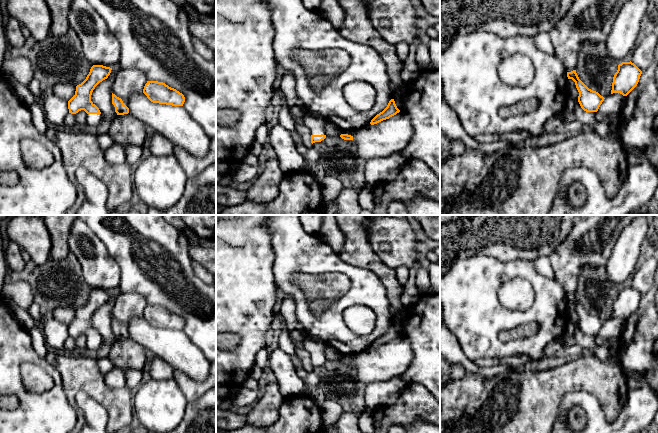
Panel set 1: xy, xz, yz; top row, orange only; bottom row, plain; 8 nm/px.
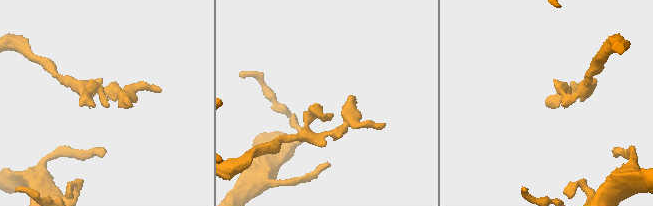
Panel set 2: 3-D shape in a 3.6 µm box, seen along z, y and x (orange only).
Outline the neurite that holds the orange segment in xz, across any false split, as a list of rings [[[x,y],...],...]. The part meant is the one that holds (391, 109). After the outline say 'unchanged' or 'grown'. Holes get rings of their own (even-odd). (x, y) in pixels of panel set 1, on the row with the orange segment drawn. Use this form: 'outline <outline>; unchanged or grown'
outline [[[391,99],[387,105],[387,107],[377,114],[370,122],[371,125],[377,124],[383,120],[389,119],[390,117],[399,113],[400,110],[397,108],[394,99]]]; unchanged

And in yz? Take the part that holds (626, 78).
outline [[[631,61],[622,62],[613,77],[611,94],[627,96],[637,86],[641,74],[642,71]]]; unchanged

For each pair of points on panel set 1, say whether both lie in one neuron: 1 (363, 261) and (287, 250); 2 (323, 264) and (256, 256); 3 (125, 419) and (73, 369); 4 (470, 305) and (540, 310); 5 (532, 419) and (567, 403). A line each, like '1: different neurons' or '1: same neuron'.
1: different neurons
2: different neurons
3: same neuron
4: same neuron
5: different neurons

